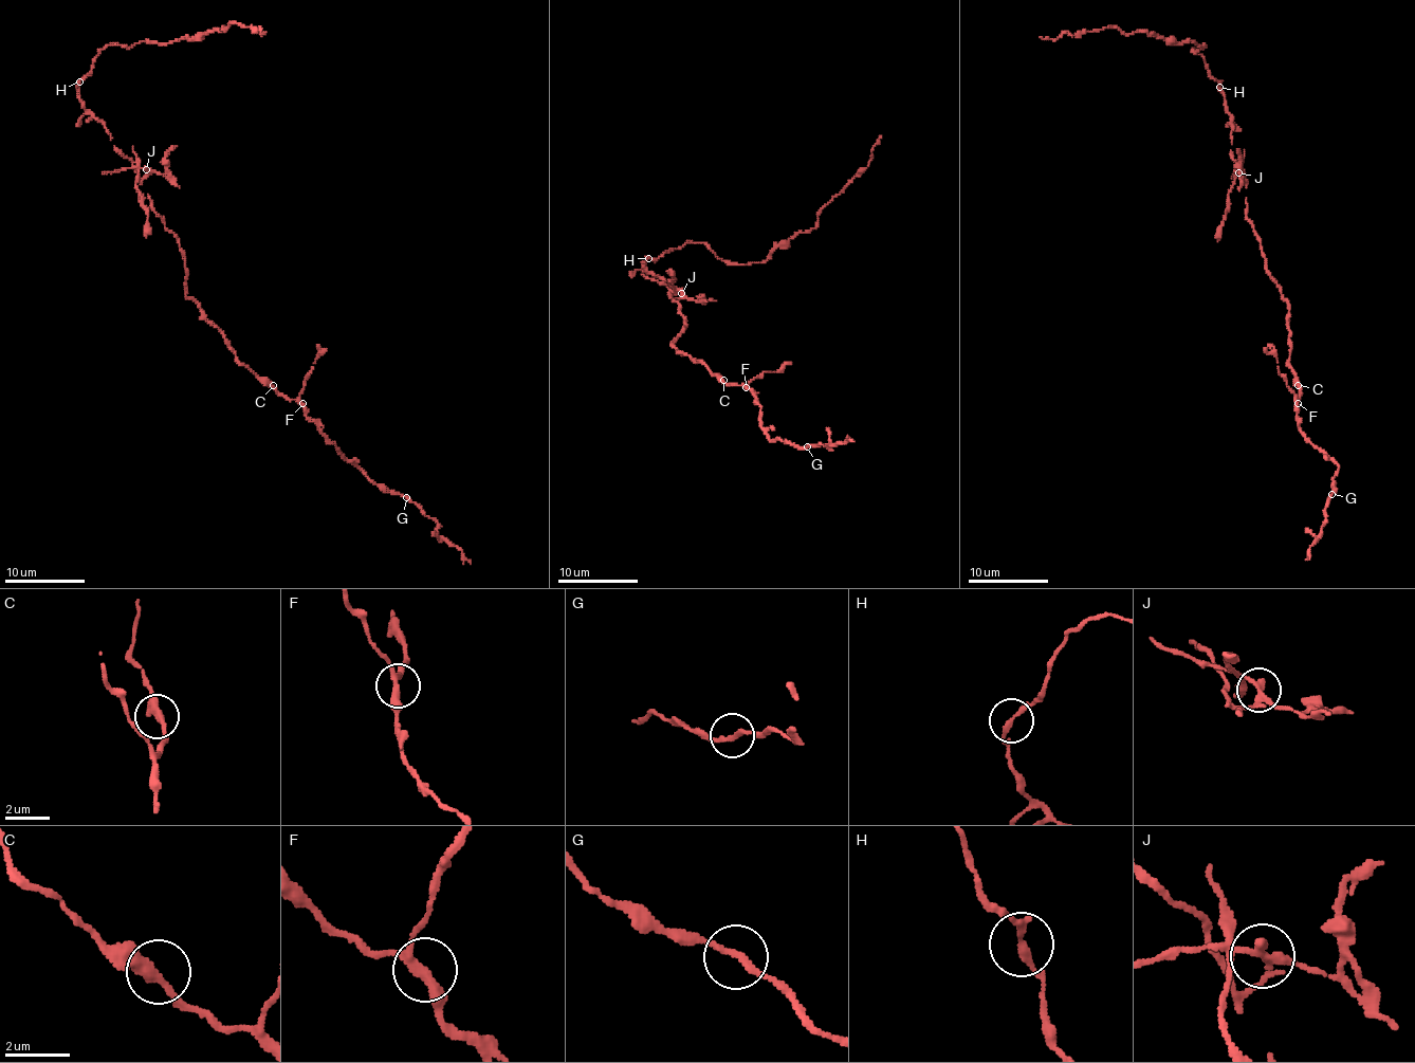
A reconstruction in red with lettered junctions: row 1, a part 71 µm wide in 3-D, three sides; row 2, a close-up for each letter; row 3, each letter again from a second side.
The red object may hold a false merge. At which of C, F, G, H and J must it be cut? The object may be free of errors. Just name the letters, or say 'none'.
J

